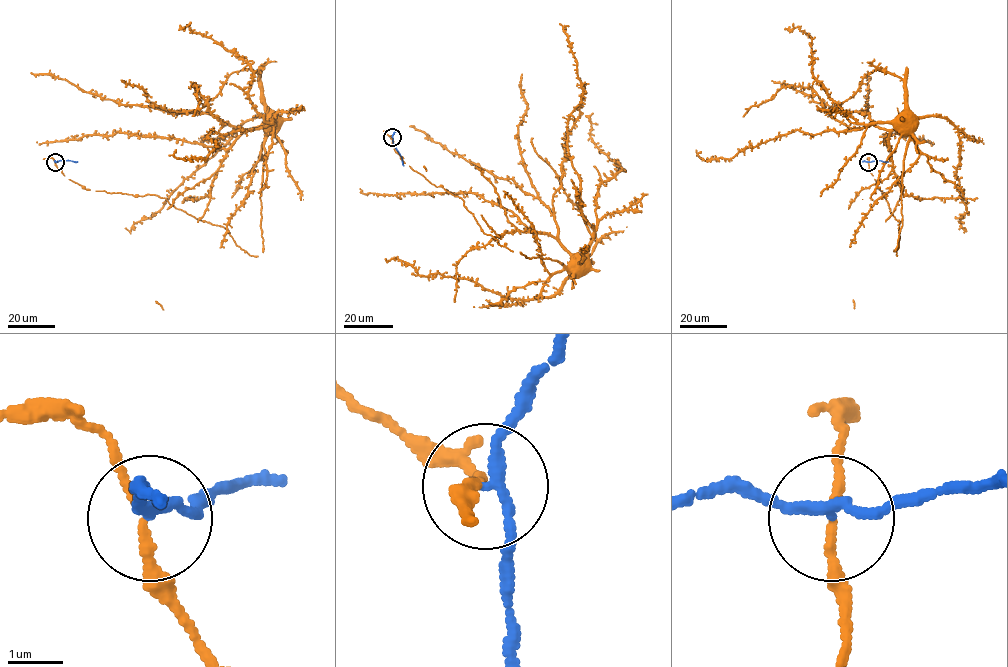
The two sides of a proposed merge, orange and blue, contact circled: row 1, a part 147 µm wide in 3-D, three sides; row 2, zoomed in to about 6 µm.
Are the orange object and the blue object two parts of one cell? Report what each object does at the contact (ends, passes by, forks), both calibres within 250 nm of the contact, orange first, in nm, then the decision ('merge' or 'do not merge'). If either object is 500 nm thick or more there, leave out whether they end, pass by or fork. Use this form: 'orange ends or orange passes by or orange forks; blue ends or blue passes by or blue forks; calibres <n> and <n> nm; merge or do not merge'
orange passes by; blue passes by; calibres 120 and 160 nm; do not merge

